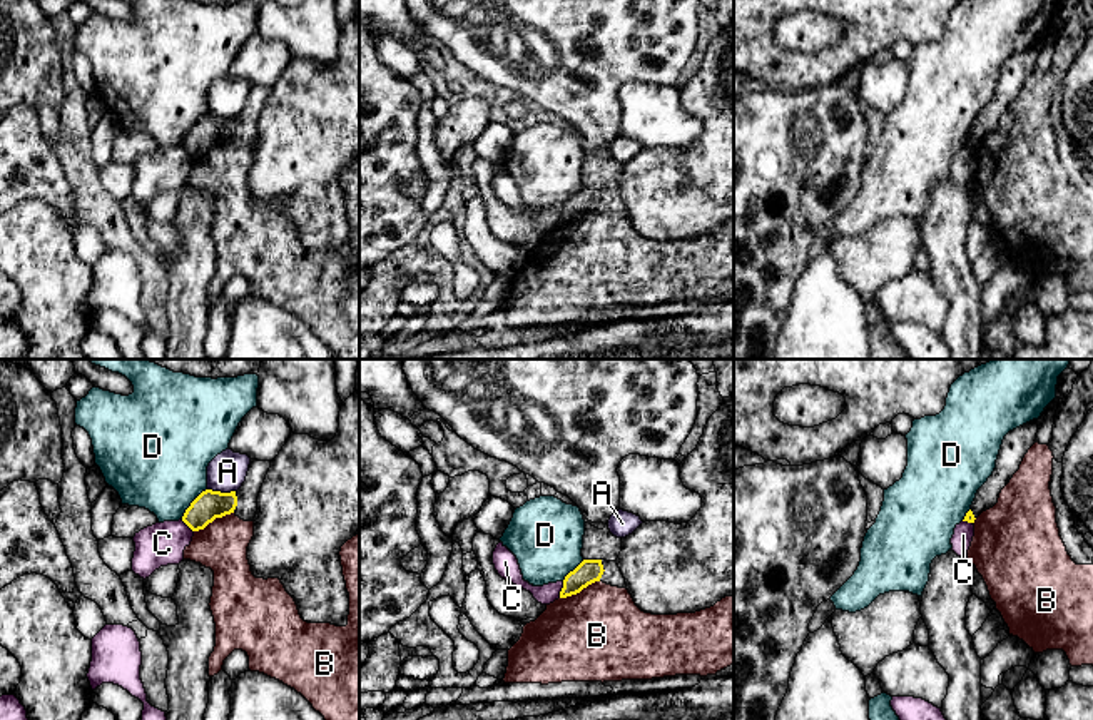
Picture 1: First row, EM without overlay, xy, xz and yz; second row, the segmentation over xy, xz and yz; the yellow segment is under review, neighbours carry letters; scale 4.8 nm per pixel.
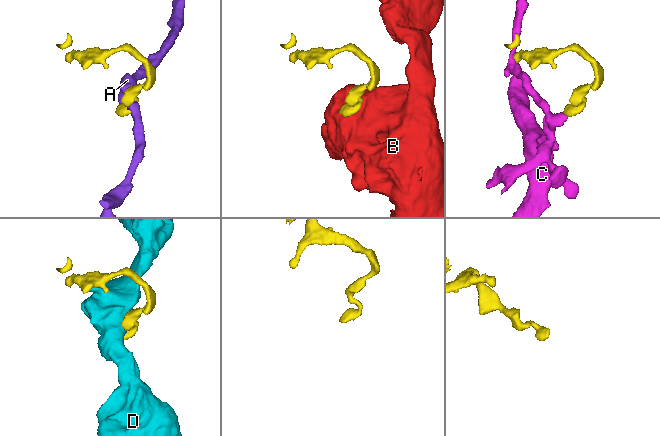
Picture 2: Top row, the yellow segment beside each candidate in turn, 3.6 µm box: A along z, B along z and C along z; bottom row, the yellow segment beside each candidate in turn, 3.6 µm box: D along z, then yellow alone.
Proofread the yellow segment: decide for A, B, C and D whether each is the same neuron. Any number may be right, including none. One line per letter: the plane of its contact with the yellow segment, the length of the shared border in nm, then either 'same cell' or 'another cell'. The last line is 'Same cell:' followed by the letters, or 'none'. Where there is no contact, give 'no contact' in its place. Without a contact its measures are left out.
A: meets yellow in xy; contact 140 nm long; another cell
B: meets yellow in xy; contact 220 nm long; another cell
C: meets yellow in xz; contact 80 nm long; another cell
D: meets yellow in xy; contact 200 nm long; another cell
Same cell: none

